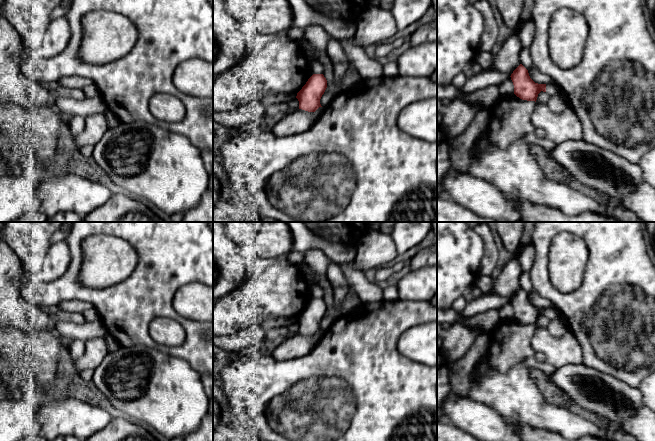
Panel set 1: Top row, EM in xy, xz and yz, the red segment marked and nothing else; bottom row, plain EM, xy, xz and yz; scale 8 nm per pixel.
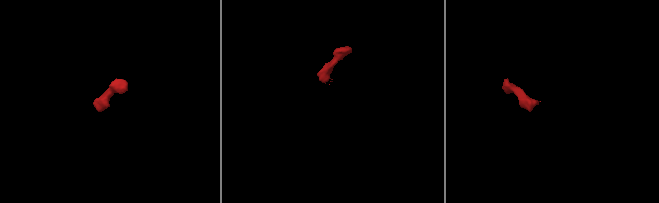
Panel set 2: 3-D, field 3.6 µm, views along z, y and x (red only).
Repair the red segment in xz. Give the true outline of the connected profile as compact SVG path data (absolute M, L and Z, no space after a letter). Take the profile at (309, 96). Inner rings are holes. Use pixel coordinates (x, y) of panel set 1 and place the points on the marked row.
M313 74L297 93L299 109L313 112L314 122L323 111L320 99L327 88L327 80L323 74Z

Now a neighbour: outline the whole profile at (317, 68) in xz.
M311 60L310 68L313 74L324 74L324 66L318 60Z

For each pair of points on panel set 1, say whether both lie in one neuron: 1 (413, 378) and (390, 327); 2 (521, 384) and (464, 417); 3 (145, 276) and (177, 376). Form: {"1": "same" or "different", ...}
{"1": "same", "2": "different", "3": "different"}

